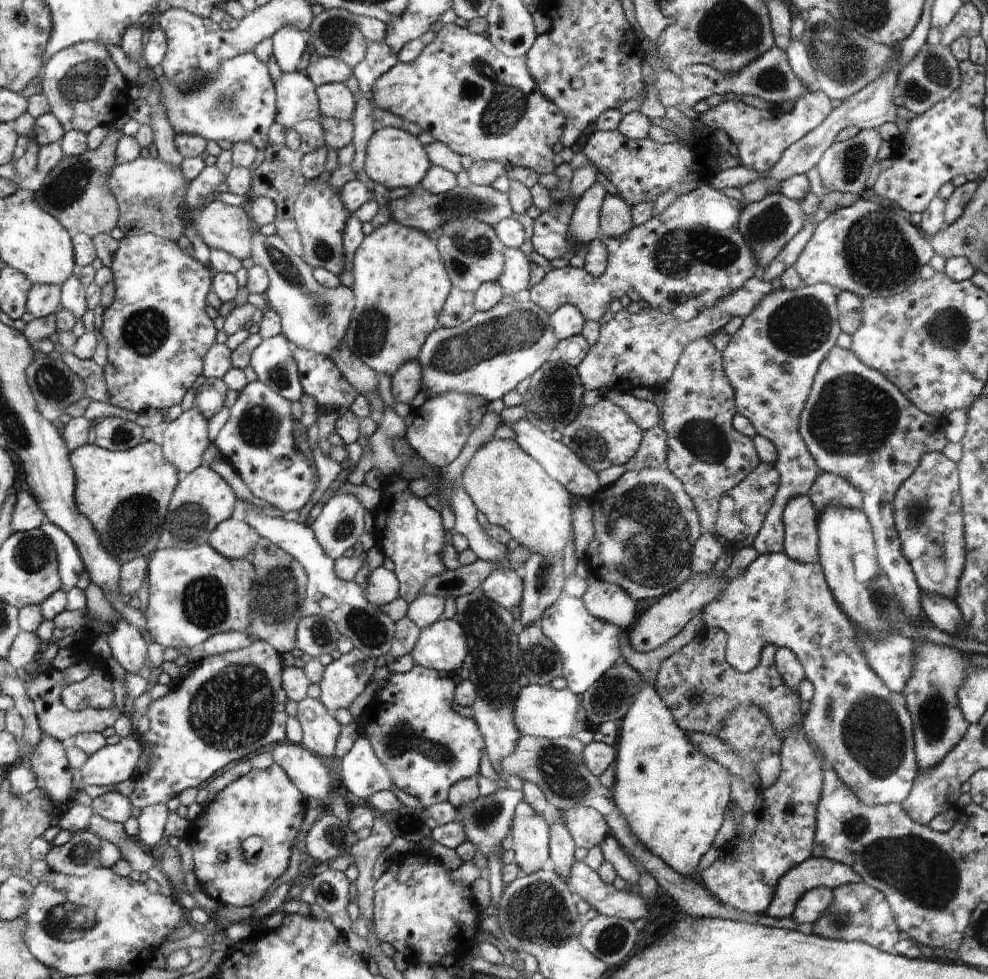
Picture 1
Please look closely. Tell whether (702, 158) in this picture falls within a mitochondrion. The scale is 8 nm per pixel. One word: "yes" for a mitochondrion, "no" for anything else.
no

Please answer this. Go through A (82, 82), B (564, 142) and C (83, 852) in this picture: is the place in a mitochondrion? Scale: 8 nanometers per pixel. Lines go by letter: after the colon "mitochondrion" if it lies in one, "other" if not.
A: mitochondrion
B: other
C: mitochondrion

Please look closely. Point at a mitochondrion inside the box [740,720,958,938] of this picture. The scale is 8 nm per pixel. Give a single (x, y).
(839, 920)

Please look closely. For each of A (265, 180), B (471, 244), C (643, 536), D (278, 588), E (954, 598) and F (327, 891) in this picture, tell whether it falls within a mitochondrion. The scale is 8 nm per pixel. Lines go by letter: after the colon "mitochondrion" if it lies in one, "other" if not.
A: other
B: mitochondrion
C: mitochondrion
D: mitochondrion
E: other
F: mitochondrion

